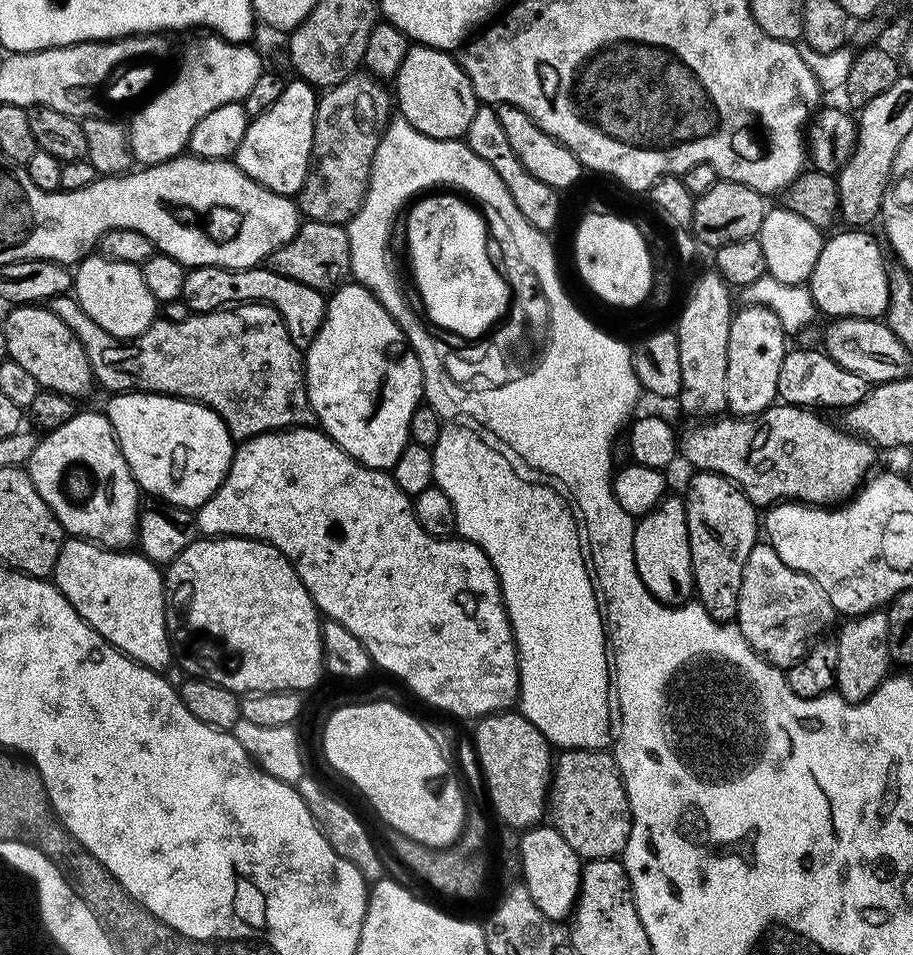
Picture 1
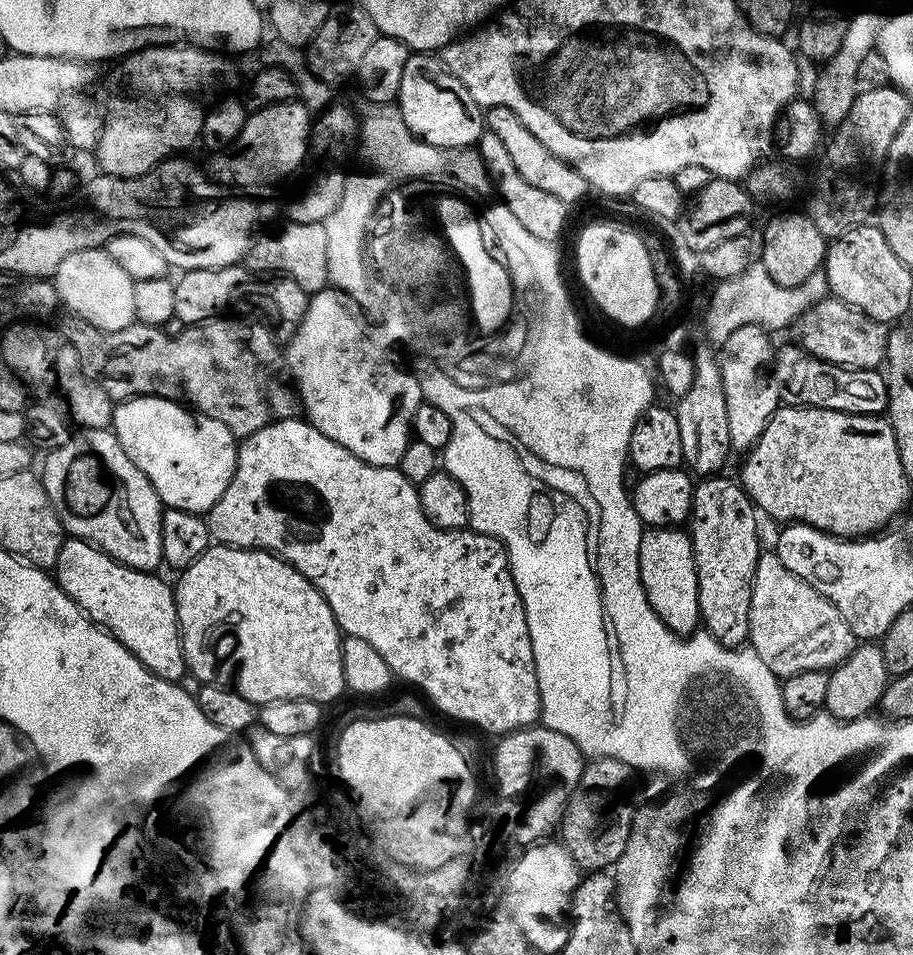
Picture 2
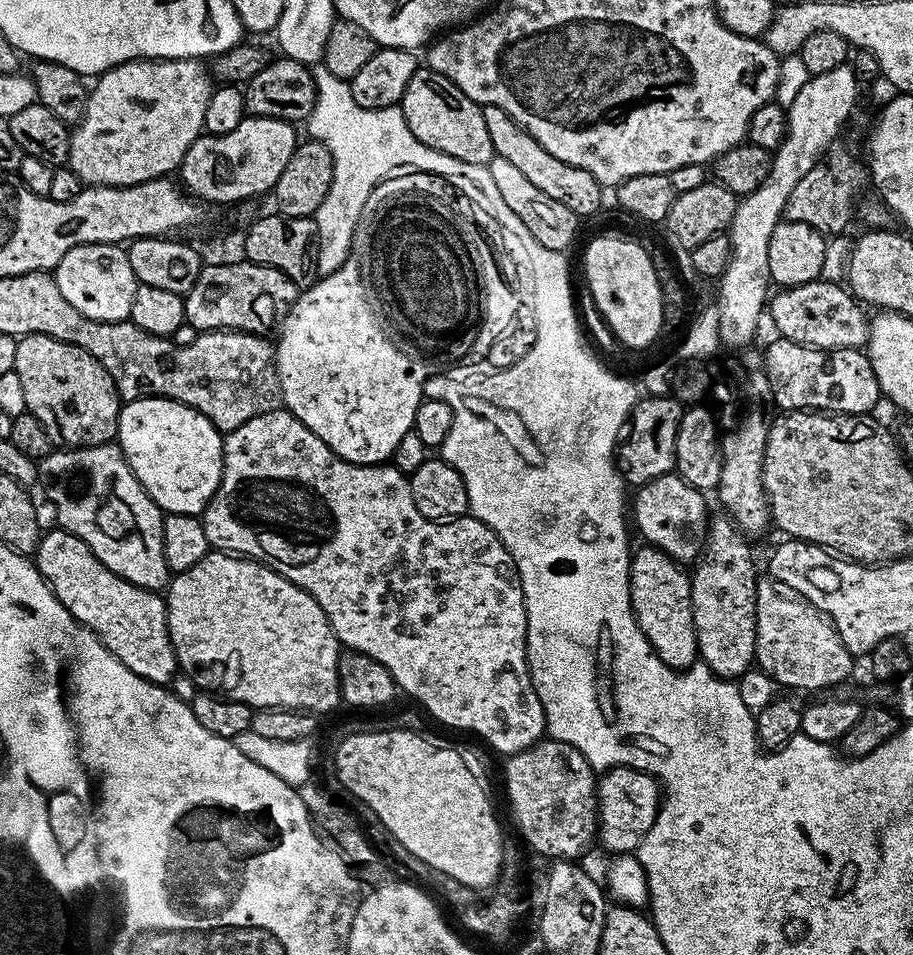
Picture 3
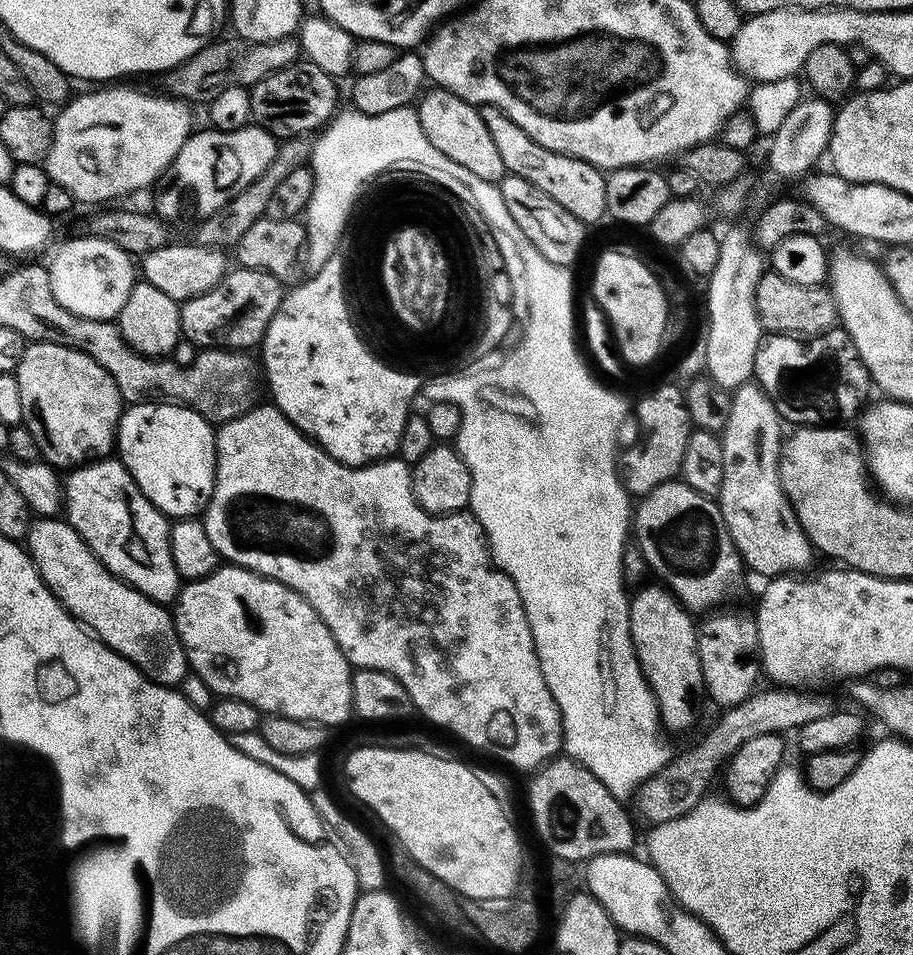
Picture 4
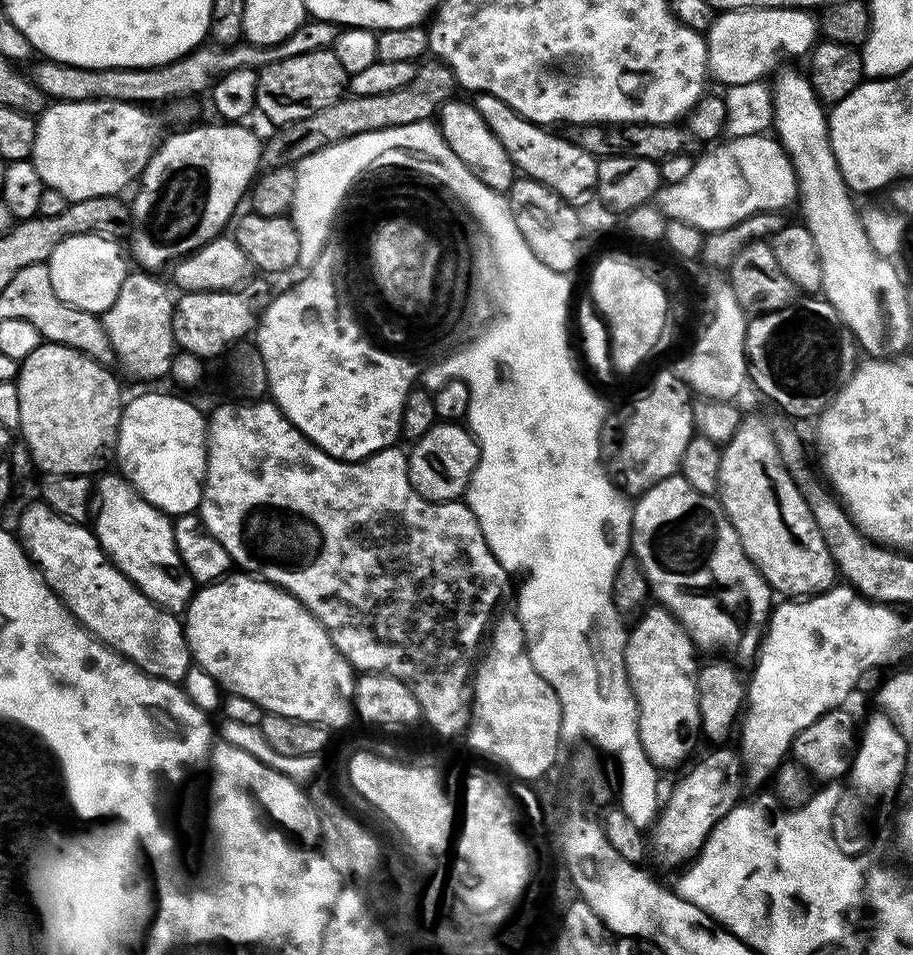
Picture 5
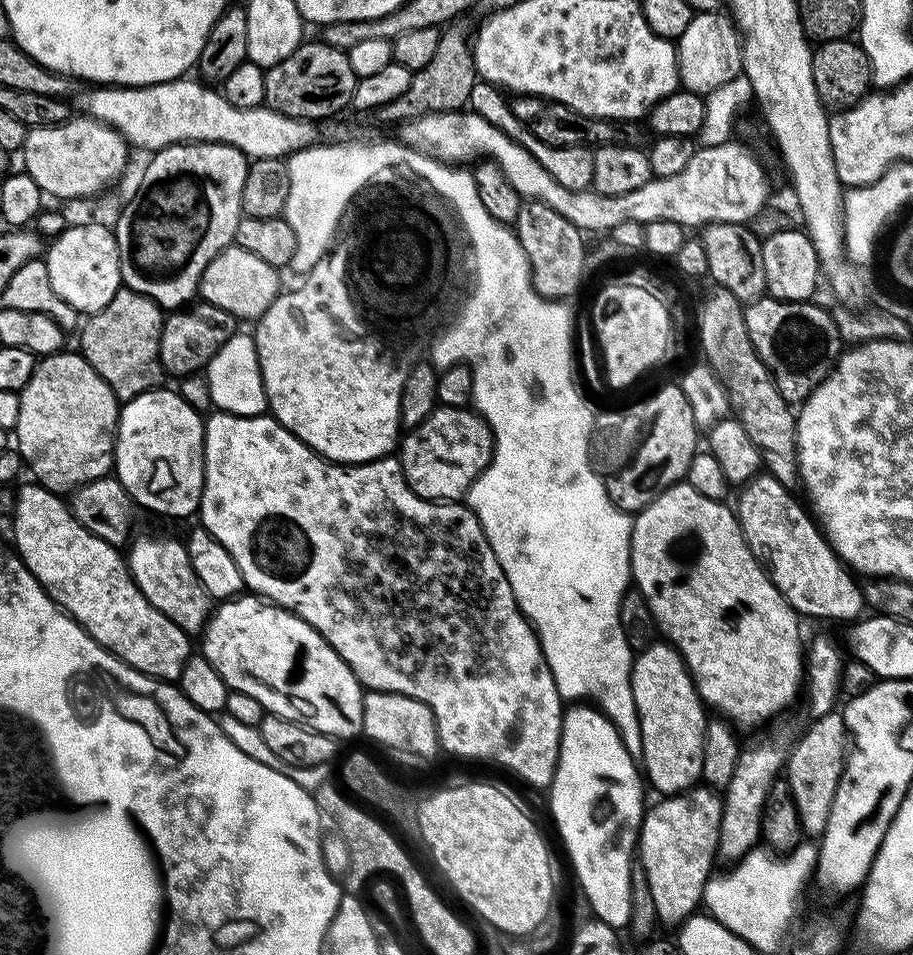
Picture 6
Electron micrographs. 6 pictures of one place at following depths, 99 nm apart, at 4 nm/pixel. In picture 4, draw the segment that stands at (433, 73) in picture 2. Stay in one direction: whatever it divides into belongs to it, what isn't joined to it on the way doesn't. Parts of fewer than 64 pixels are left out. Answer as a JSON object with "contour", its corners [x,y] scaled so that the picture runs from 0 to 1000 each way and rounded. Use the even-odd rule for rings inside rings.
{"contour":[[[474,91],[472,95],[465,95],[458,105],[461,134],[472,152],[524,186],[547,191],[554,182],[552,171],[541,153],[541,145],[537,145],[537,136],[532,136],[532,128],[528,128],[525,112],[512,109],[486,92]]]}

